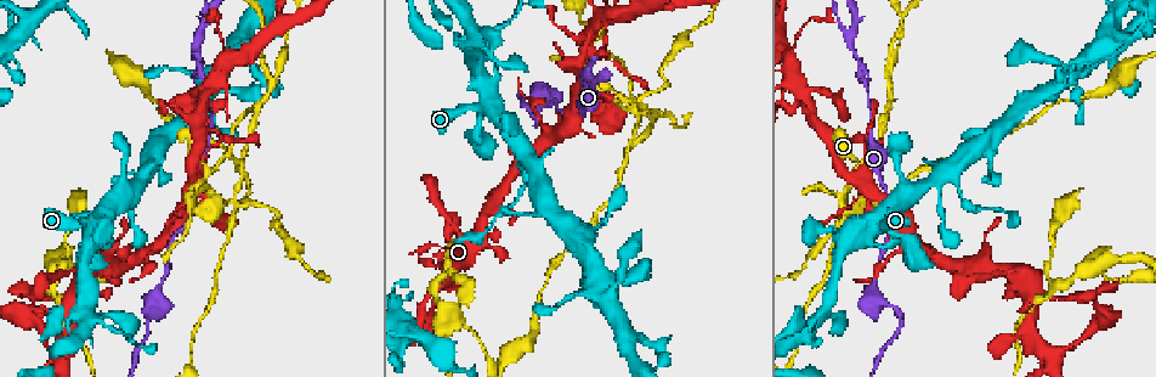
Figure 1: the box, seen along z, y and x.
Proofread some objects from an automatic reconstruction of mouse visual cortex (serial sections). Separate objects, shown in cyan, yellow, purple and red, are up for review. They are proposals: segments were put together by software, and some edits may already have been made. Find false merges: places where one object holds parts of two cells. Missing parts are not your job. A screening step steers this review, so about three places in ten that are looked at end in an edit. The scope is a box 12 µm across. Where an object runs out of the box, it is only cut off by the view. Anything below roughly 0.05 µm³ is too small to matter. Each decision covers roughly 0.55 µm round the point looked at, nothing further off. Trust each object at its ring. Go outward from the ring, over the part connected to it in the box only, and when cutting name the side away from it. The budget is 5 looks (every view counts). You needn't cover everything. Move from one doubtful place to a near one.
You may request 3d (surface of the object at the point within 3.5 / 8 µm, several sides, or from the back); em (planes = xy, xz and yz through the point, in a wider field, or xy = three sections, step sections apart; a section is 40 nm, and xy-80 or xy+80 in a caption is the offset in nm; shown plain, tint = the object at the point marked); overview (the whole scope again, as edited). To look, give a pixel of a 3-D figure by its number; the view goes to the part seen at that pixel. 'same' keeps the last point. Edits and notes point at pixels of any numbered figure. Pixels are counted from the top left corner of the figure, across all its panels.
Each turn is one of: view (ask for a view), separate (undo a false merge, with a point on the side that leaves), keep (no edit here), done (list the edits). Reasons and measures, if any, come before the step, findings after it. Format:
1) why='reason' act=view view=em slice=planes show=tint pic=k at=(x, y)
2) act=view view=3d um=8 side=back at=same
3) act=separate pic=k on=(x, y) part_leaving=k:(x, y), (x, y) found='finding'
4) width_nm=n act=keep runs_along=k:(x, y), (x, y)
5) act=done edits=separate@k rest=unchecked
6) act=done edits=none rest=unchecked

why='sharp bend' act=view view=3d um=8 pic=1 at=(201, 207)

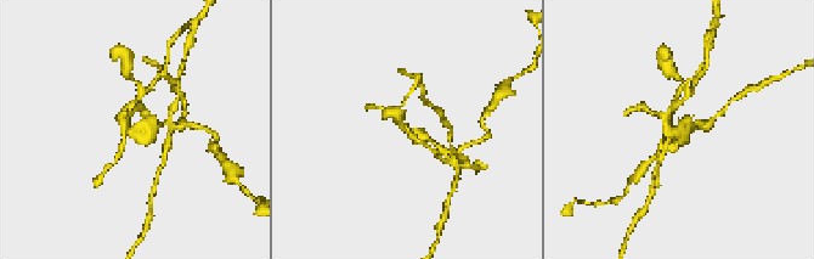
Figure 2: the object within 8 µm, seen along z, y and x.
act=view view=3d um=3.5 pic=2 at=(138, 131)

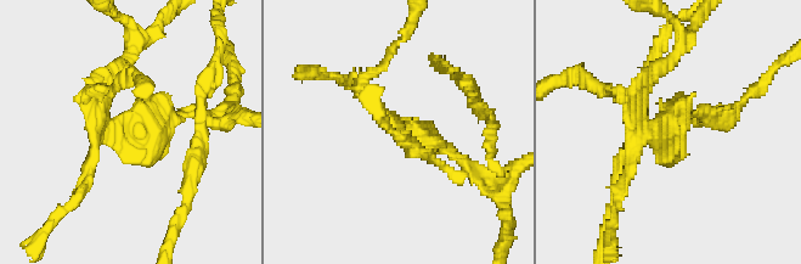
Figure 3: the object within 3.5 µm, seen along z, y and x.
act=view view=em slice=xy step=5 show=tint pic=3 at=(123, 131)

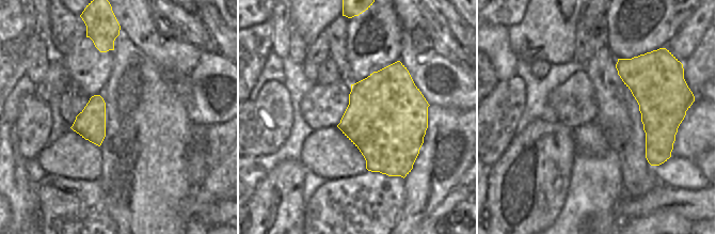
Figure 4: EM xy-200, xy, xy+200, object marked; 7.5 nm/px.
act=separate pic=3 on=(684, 117) found='a second cell is stuck on'

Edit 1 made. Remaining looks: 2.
why='thin neck' act=view view=3d um=3.5 pic=1 at=(599, 93)

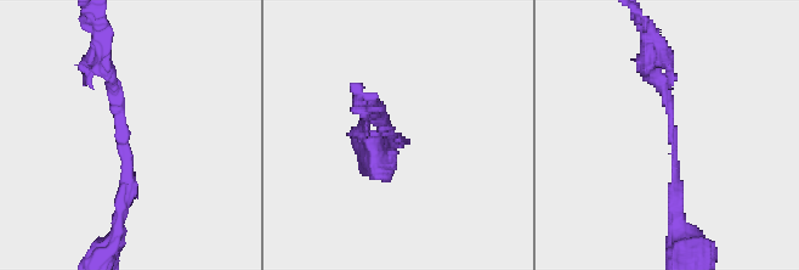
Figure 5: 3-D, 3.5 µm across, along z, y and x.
act=view view=em slice=xy step=1 show=tint pic=5 at=(126, 150)

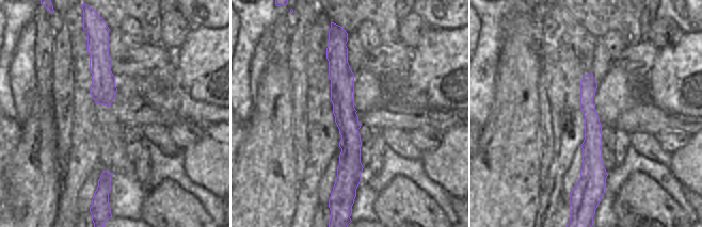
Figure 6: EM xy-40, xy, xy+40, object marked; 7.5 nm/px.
width_nm=180 act=keep runs_along=5:(681, 231), (673, 116), (657, 74) found='one cell here'

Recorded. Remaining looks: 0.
act=done edits=separate@3 rest=unchecked

